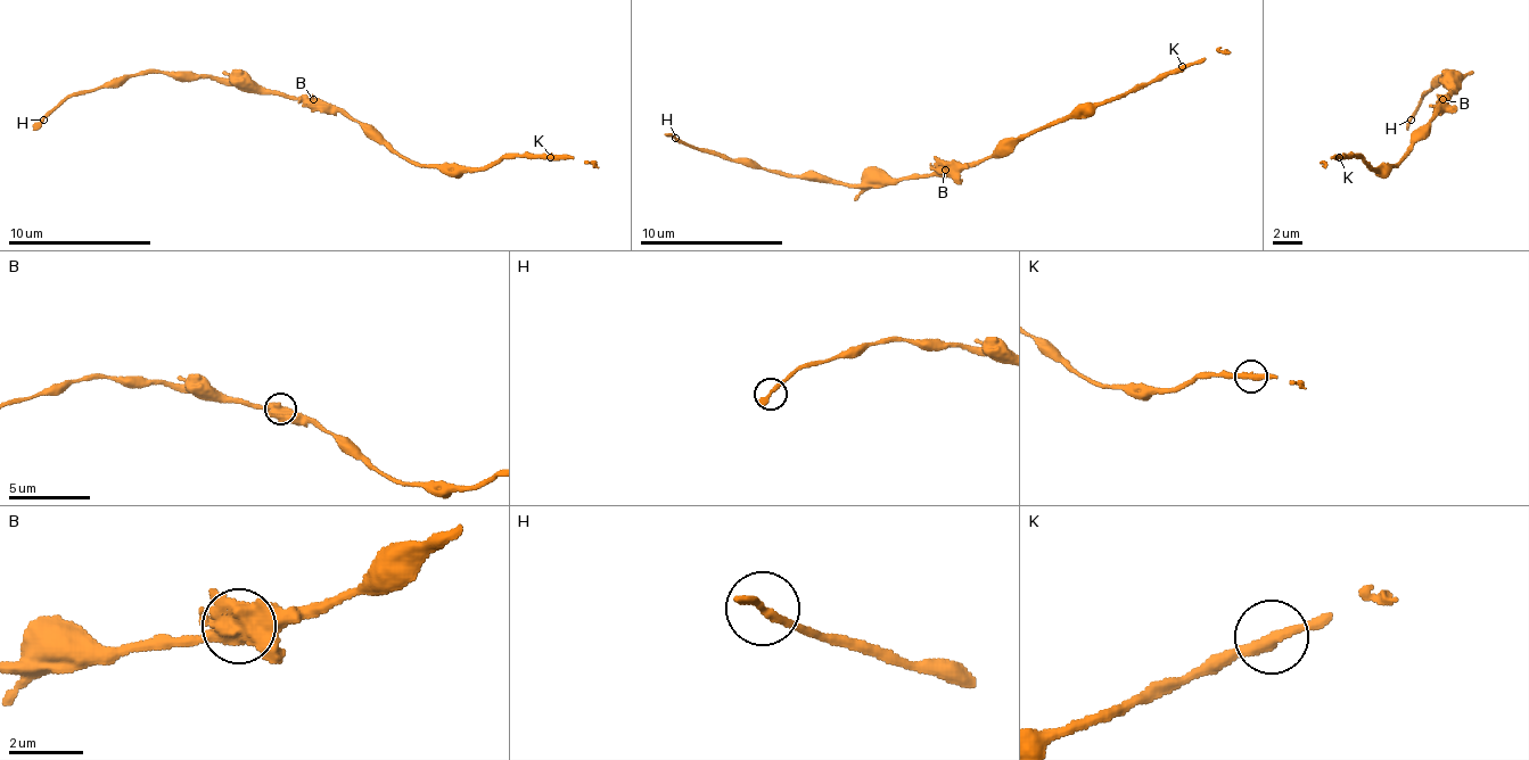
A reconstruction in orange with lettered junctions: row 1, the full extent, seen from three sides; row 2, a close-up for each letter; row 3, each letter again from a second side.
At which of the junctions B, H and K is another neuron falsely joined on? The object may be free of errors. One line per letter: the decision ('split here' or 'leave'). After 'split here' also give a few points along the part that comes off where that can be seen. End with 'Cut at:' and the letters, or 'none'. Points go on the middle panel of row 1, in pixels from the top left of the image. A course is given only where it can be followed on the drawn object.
B: leave
H: leave
K: leave
Cut at: none

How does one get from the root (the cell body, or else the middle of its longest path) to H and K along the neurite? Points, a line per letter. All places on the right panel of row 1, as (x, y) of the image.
H: (1438, 112), (1456, 87), (1456, 79), (1449, 72), (1424, 93), (1410, 118)
K: (1438, 112), (1431, 118), (1431, 125), (1392, 168), (1374, 168), (1363, 157), (1339, 157)

